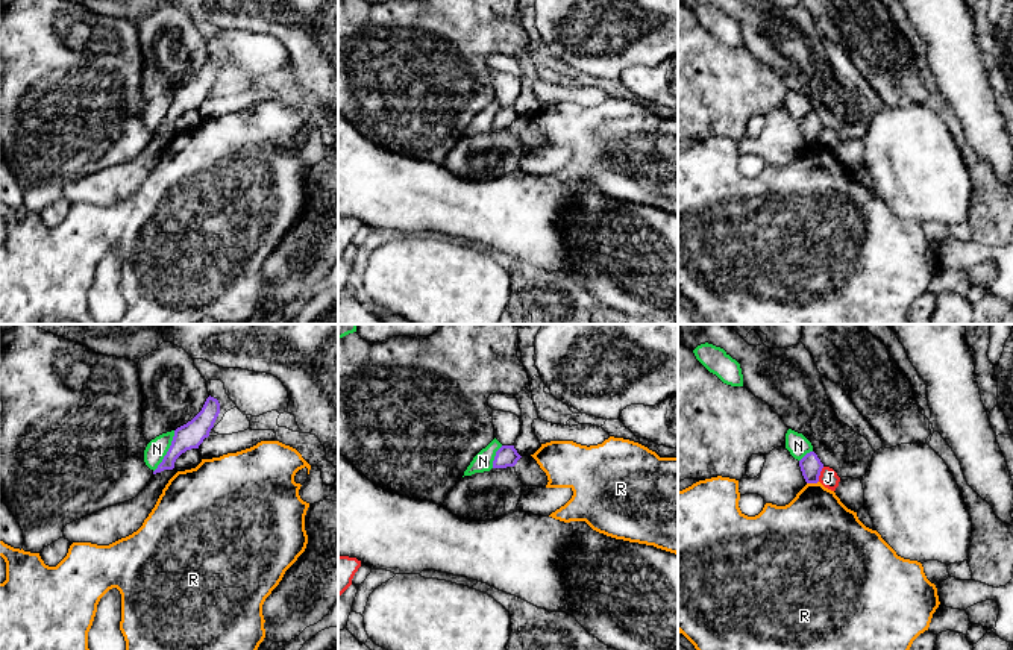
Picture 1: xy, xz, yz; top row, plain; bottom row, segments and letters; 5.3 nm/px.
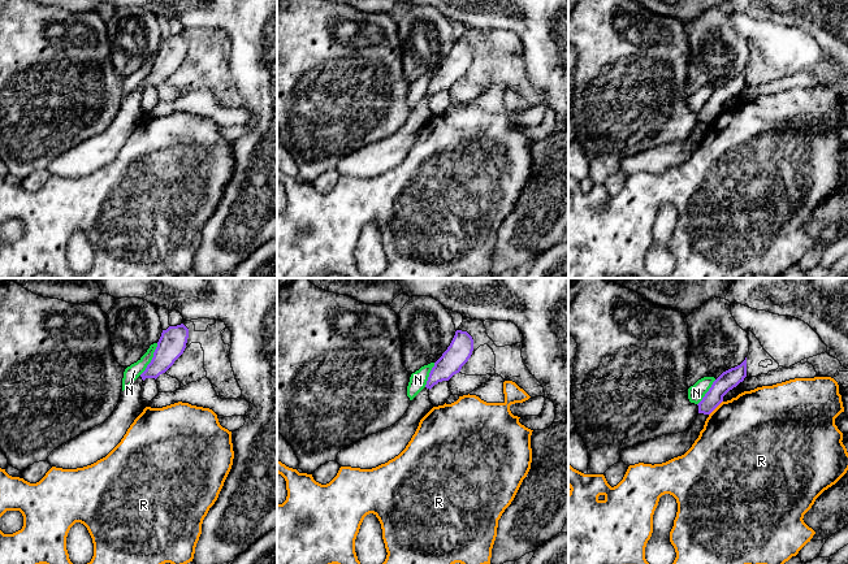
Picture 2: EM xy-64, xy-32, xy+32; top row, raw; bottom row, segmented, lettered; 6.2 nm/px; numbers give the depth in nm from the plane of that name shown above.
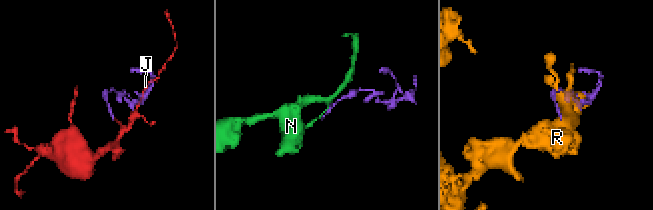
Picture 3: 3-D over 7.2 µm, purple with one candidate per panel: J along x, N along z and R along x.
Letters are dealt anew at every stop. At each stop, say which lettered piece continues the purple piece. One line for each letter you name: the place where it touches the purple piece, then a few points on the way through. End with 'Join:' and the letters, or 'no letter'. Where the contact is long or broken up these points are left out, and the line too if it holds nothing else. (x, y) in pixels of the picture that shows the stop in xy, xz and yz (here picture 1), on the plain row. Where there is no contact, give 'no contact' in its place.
Join: no letter

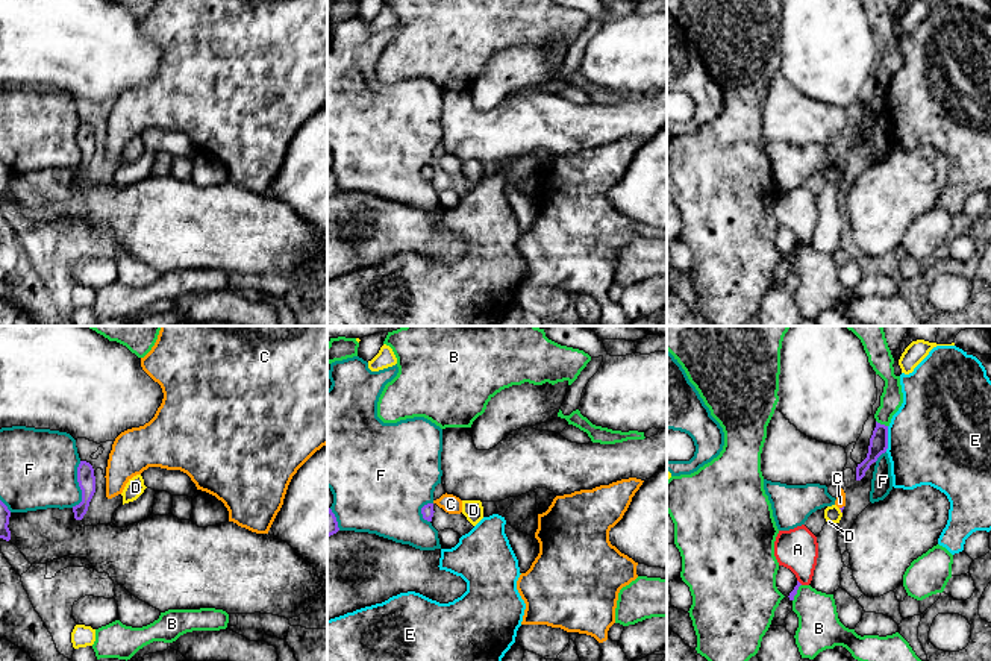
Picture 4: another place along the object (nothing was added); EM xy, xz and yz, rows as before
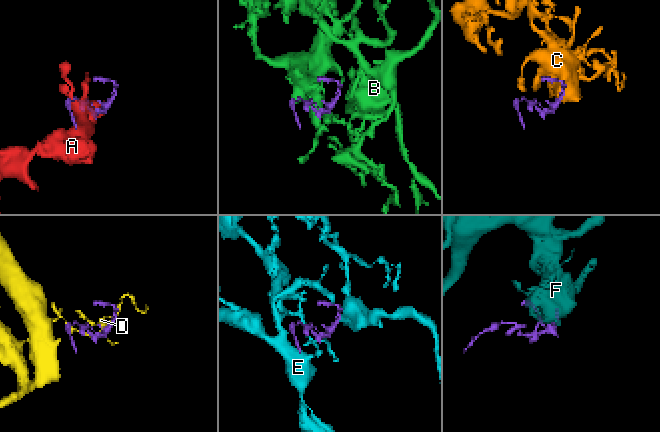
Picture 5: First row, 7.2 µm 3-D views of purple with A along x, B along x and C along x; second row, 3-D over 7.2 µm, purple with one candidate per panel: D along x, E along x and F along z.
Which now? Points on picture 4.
C: yz (843, 167) | across yz (843, 167), (840, 162)
Join: C

